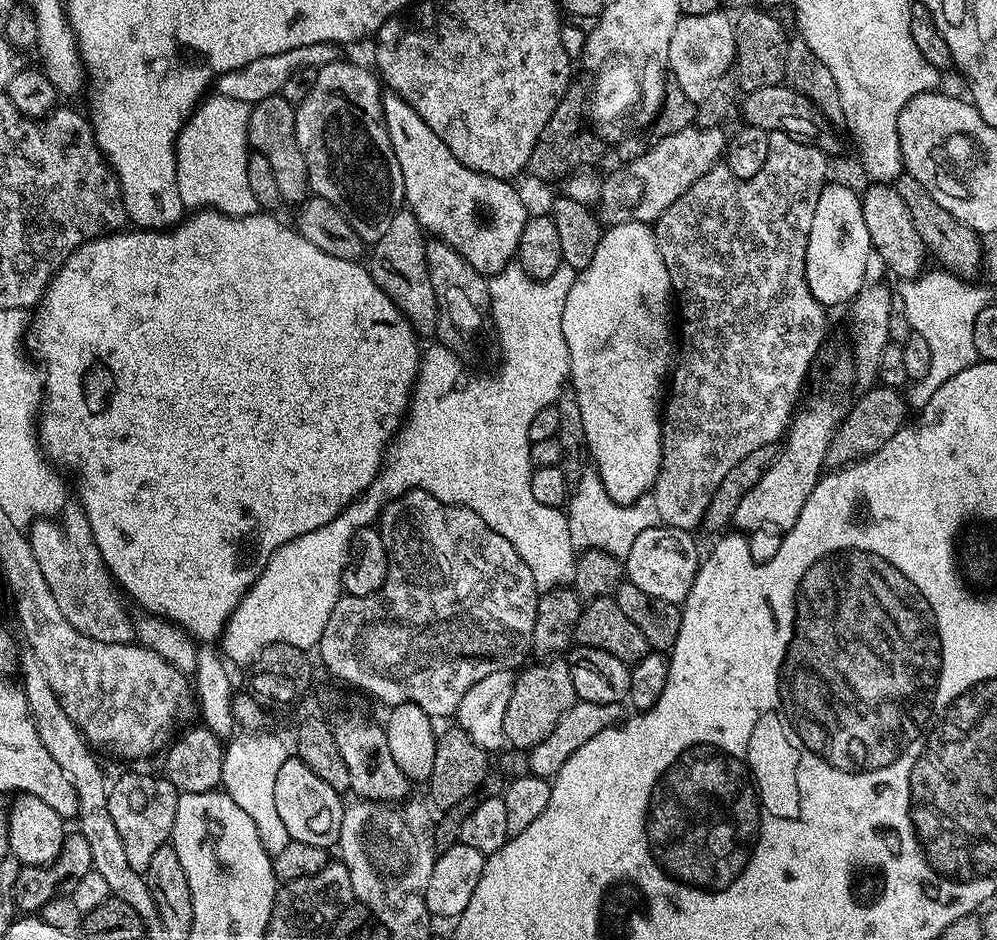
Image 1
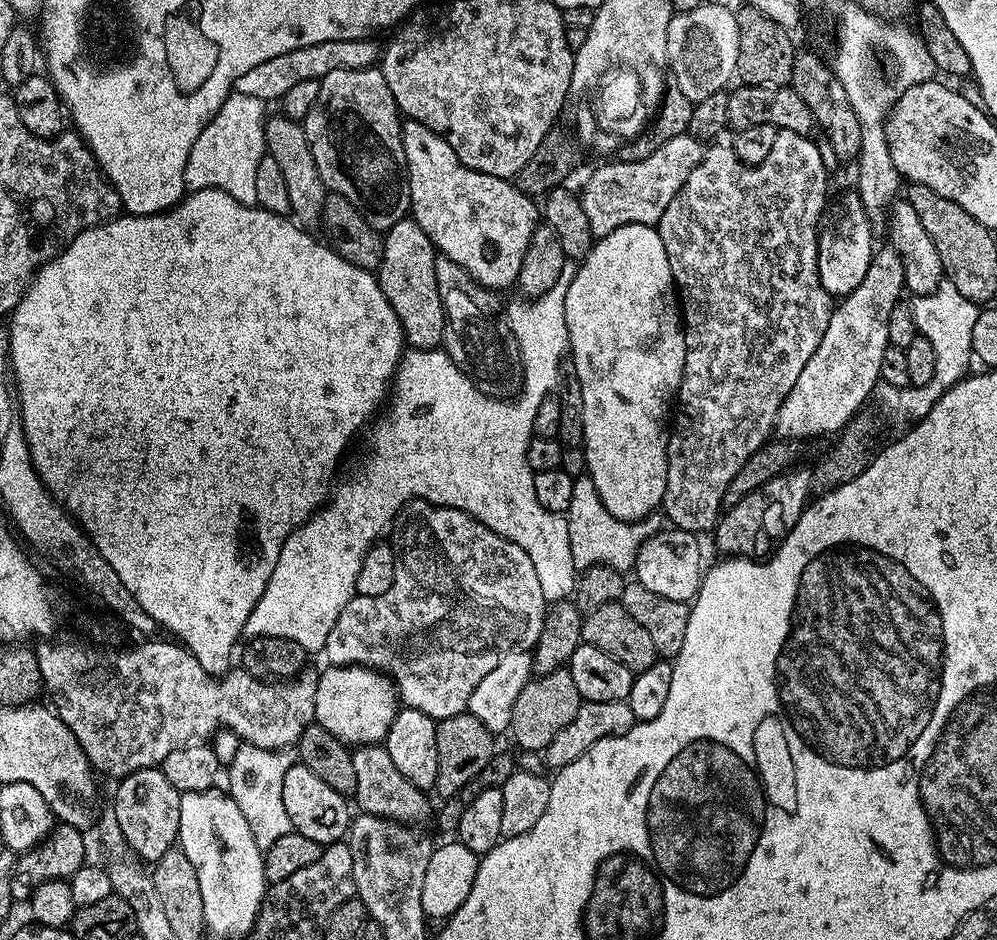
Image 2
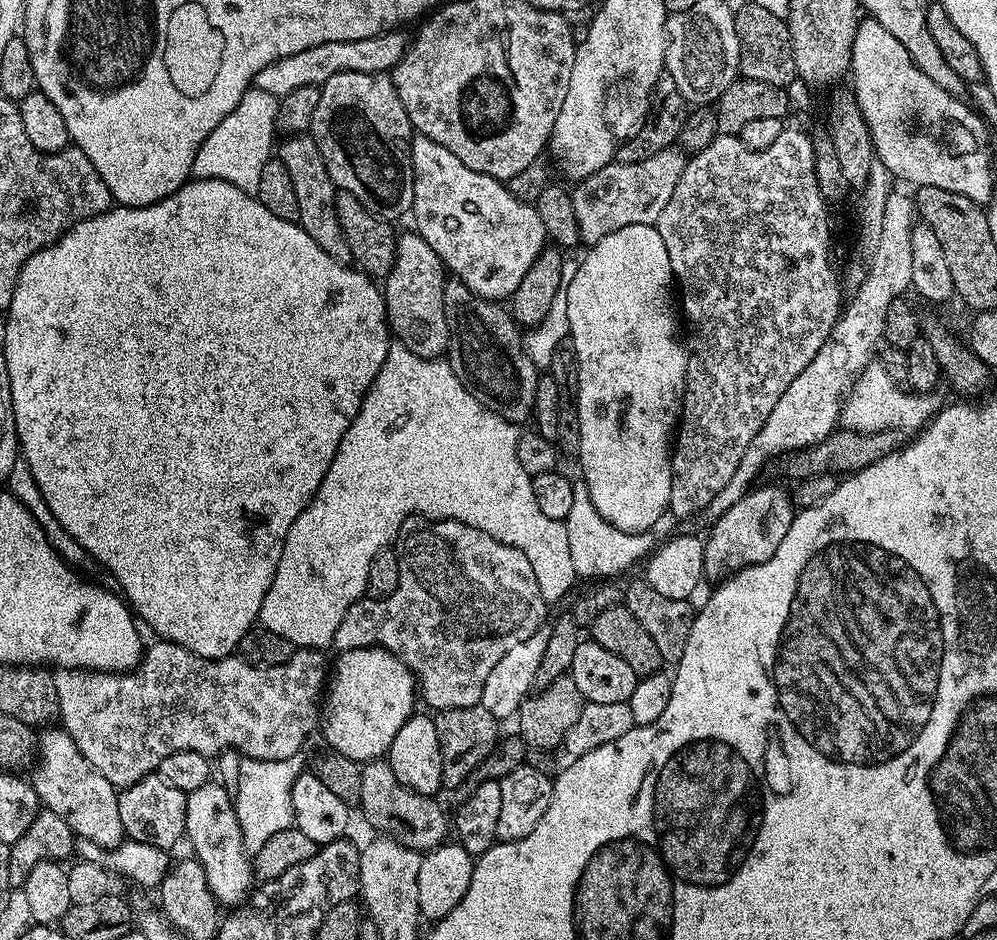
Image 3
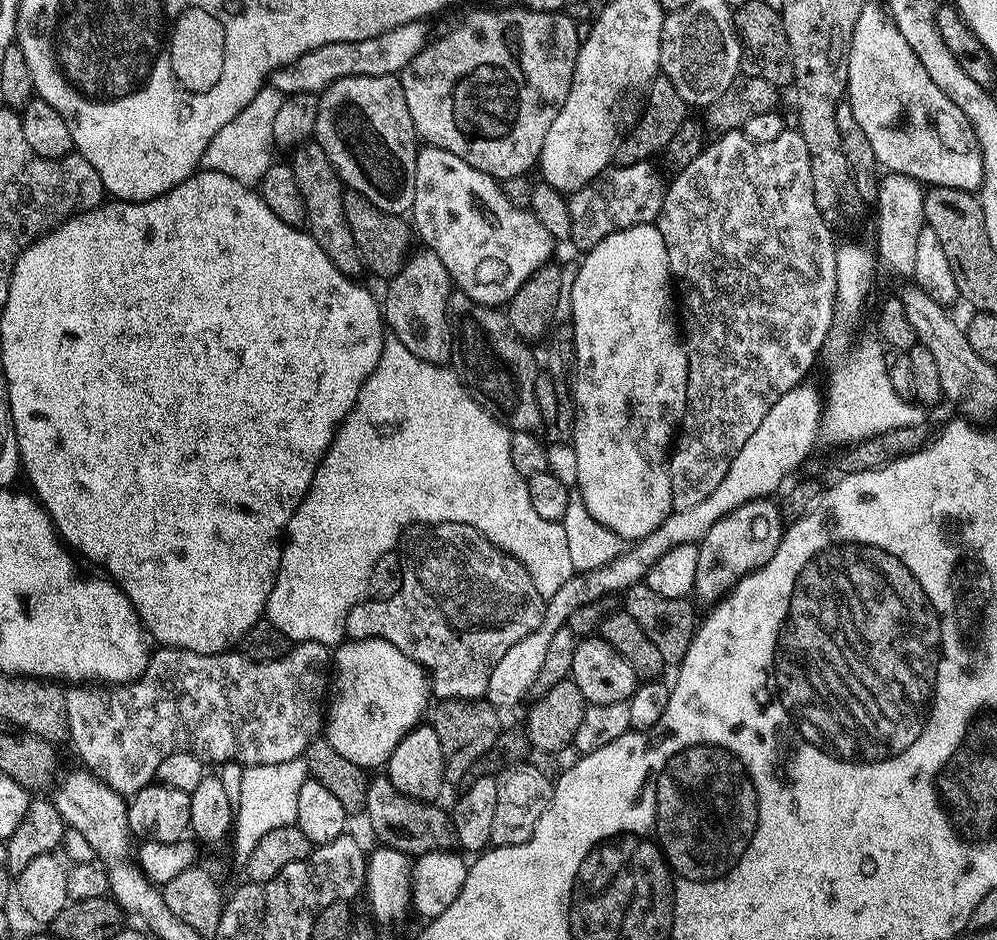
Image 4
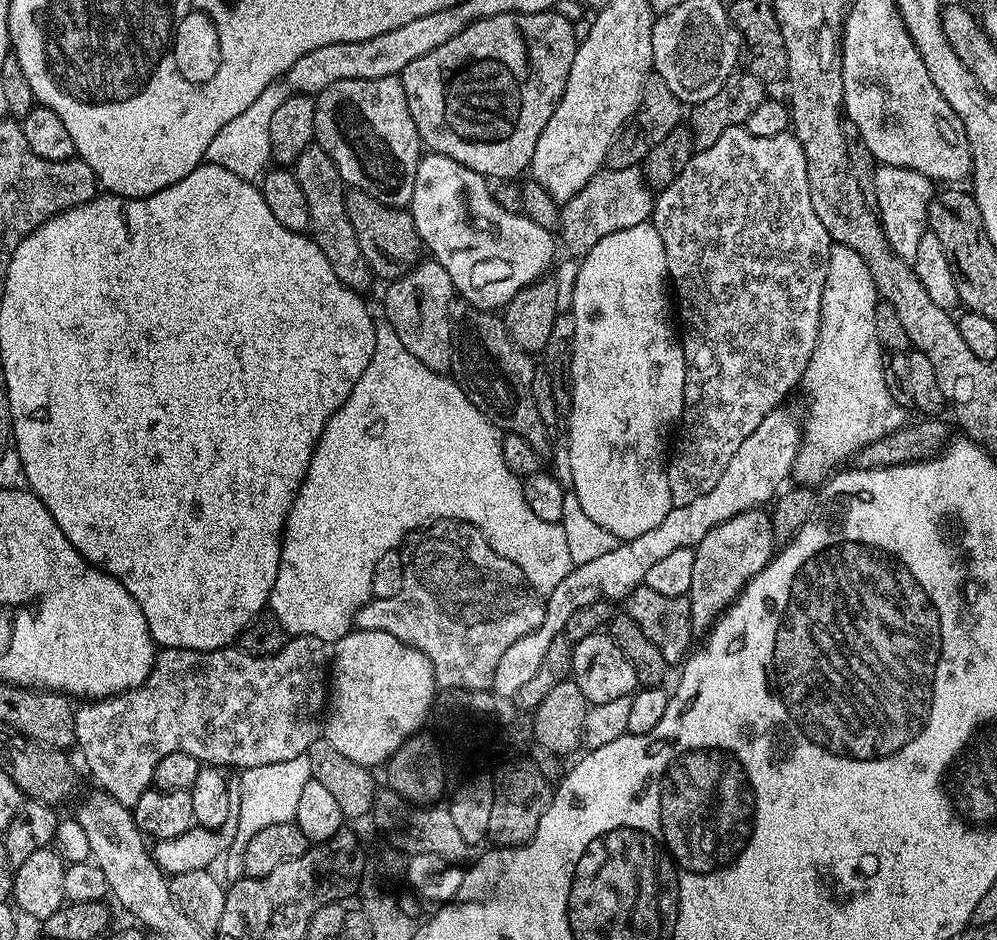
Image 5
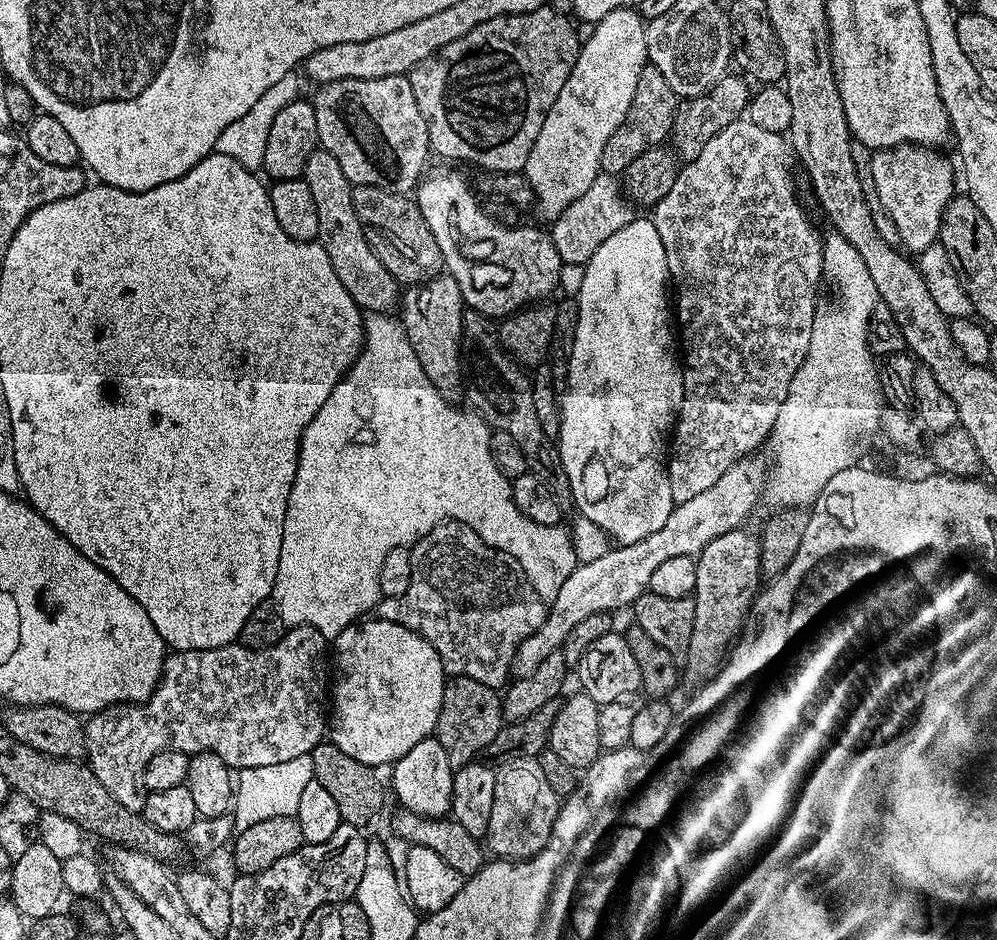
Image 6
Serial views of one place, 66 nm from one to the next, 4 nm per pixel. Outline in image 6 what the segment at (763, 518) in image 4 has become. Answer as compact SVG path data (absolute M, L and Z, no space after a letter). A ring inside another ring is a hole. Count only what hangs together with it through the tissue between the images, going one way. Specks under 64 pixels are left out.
M741 526L726 534L718 534L695 557L696 577L691 597L694 602L694 634L690 634L690 650L686 657L688 676L703 682L715 673L725 659L730 645L745 627L756 593L762 587L760 570L760 537Z

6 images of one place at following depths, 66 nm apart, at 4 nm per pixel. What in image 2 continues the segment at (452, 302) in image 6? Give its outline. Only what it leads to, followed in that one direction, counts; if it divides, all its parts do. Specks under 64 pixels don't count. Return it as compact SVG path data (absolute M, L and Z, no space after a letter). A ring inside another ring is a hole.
M405 218L390 226L384 233L382 262L378 279L386 302L398 314L405 341L413 349L439 349L444 342L444 303L438 294L438 278L434 274L436 247L415 220Z

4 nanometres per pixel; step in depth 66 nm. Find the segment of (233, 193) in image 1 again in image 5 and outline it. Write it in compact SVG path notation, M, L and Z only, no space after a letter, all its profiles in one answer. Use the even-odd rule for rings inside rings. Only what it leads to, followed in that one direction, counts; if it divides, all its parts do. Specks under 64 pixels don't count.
M277 82L266 86L266 90L262 90L262 94L254 98L254 103L245 112L238 114L234 122L226 122L226 126L222 126L218 134L214 134L208 147L207 163L222 166L230 170L230 174L238 174L243 180L255 181L269 167L272 160L270 118L274 118L278 106L286 102L288 95L290 95L289 89L283 83Z

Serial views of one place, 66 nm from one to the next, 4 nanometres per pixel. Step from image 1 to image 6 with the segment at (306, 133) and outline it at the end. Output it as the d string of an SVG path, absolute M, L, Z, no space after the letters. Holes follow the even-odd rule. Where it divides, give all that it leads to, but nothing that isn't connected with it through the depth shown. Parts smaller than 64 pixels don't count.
M407 75L386 78L366 78L365 80L339 80L319 85L312 100L316 119L316 138L319 147L334 154L342 174L353 186L378 186L387 192L408 194L419 185L425 175L424 163L430 157L426 118L418 110L414 90Z

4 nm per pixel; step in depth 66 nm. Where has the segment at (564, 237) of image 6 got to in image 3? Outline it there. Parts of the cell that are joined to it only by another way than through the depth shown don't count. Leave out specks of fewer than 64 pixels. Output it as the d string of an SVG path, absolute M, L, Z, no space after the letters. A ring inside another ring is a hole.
M673 146L658 150L658 154L642 162L607 164L602 170L579 181L571 189L571 194L581 241L591 246L602 242L606 234L622 230L622 226L655 225L658 214L662 214L666 202L670 202L674 195L674 186L678 186L678 178L682 178L685 163L685 153Z

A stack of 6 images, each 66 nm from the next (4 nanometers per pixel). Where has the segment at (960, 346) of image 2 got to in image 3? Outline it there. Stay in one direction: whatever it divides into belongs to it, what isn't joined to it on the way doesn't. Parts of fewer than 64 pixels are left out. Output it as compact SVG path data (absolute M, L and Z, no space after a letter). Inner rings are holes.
M873 362L864 369L862 375L856 380L849 391L842 405L842 424L845 429L852 429L855 432L874 432L874 431L894 431L900 429L904 434L915 433L923 429L924 425L945 407L943 387L937 386L930 392L913 392L905 390L901 385L896 384L886 374L884 365L879 362Z

